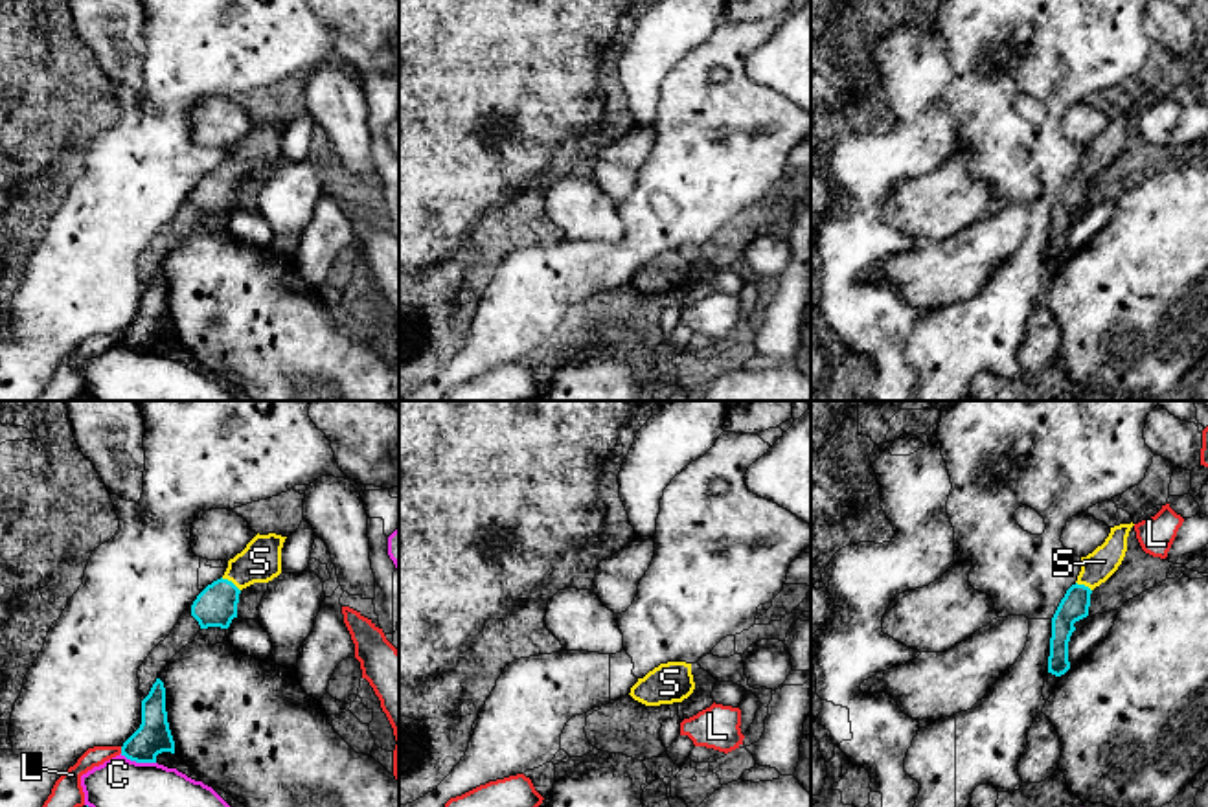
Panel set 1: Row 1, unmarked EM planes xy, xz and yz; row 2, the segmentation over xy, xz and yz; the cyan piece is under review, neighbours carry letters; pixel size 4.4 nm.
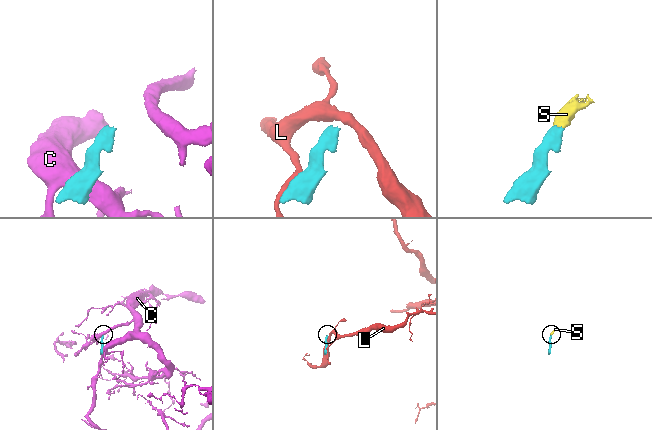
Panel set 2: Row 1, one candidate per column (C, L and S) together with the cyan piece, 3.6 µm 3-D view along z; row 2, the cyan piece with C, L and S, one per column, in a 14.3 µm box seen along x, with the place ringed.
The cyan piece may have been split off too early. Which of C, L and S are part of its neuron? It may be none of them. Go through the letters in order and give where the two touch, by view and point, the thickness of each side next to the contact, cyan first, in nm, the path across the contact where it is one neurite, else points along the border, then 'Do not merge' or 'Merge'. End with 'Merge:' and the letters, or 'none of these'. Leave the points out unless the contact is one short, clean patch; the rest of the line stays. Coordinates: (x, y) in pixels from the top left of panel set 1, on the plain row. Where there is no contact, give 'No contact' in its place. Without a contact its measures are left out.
C: Touches cyan at xy (138, 350). Thickness 150 nm (cyan) against 440 nm. Do not merge
L: Touches cyan at xy (122, 339). Thickness 150 nm (cyan) against 90 nm. Do not merge
S: Touches cyan at xy (230, 170). Thickness 180 nm (cyan) against 180 nm. Path across: xy (216, 193), (230, 170), (260, 149). Merge
Merge: S

